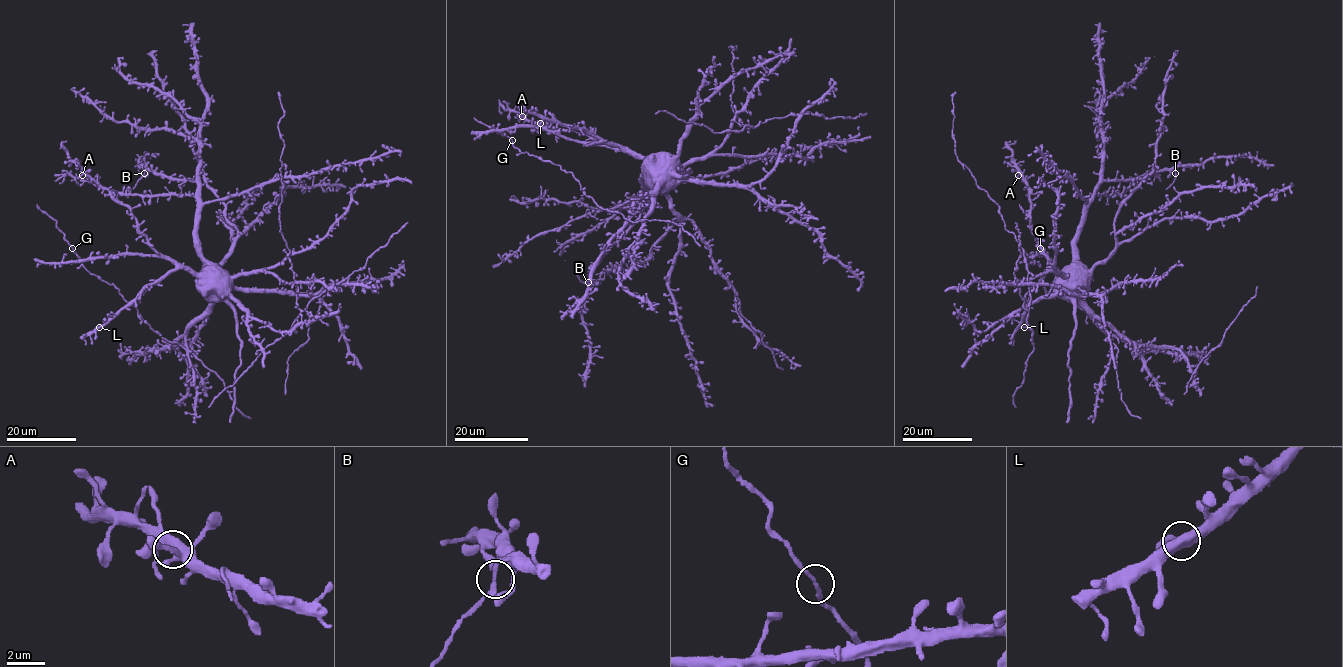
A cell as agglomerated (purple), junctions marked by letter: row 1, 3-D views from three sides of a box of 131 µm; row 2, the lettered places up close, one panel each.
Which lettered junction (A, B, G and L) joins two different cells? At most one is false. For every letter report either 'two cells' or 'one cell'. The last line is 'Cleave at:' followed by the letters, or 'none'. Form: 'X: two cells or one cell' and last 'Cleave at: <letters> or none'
A: one cell
B: two cells
G: one cell
L: one cell
Cleave at: B

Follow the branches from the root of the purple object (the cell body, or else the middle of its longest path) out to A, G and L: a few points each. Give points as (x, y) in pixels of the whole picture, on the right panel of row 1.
A: (1067, 279), (1049, 262), (1031, 231), (1030, 191), (1023, 176), (1018, 175)
G: (1067, 279), (1112, 349), (1106, 335), (1071, 301), (1052, 260), (1040, 248)
L: (1067, 279), (1054, 268), (1045, 272), (1030, 293), (1021, 323), (1024, 327)

